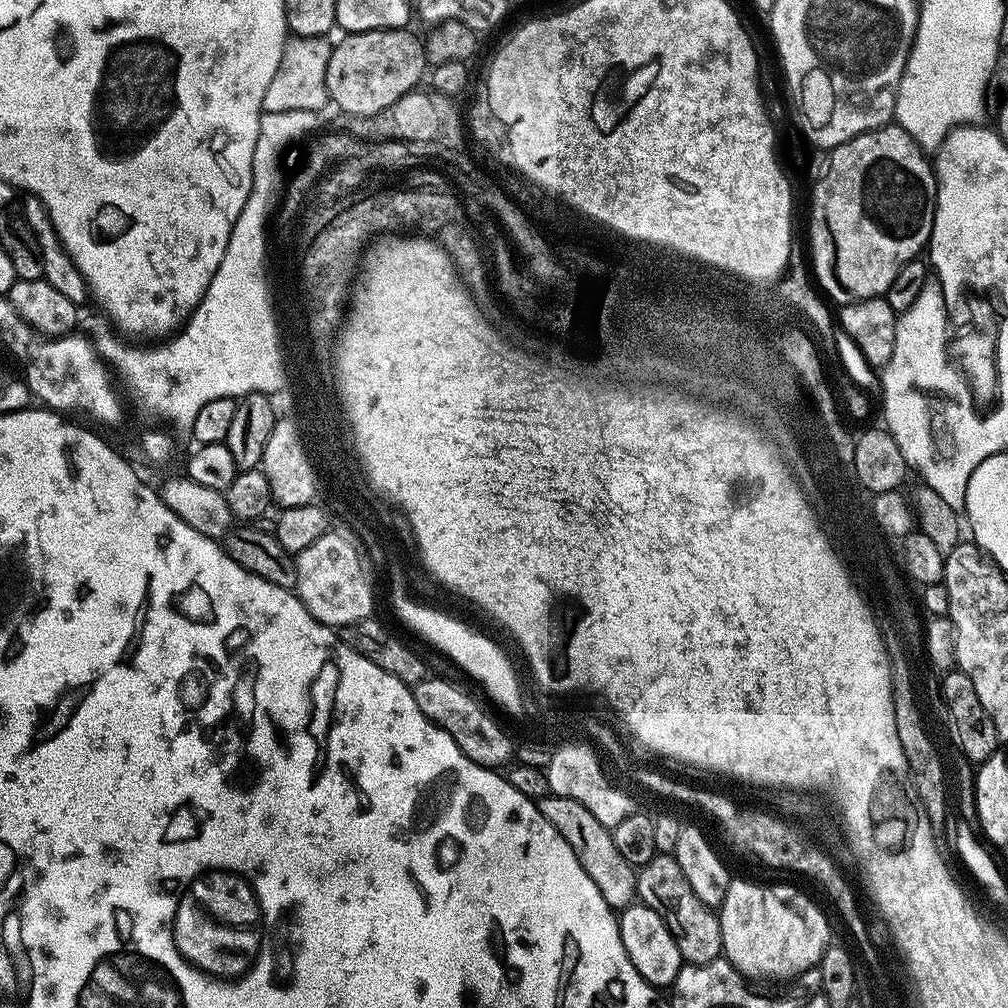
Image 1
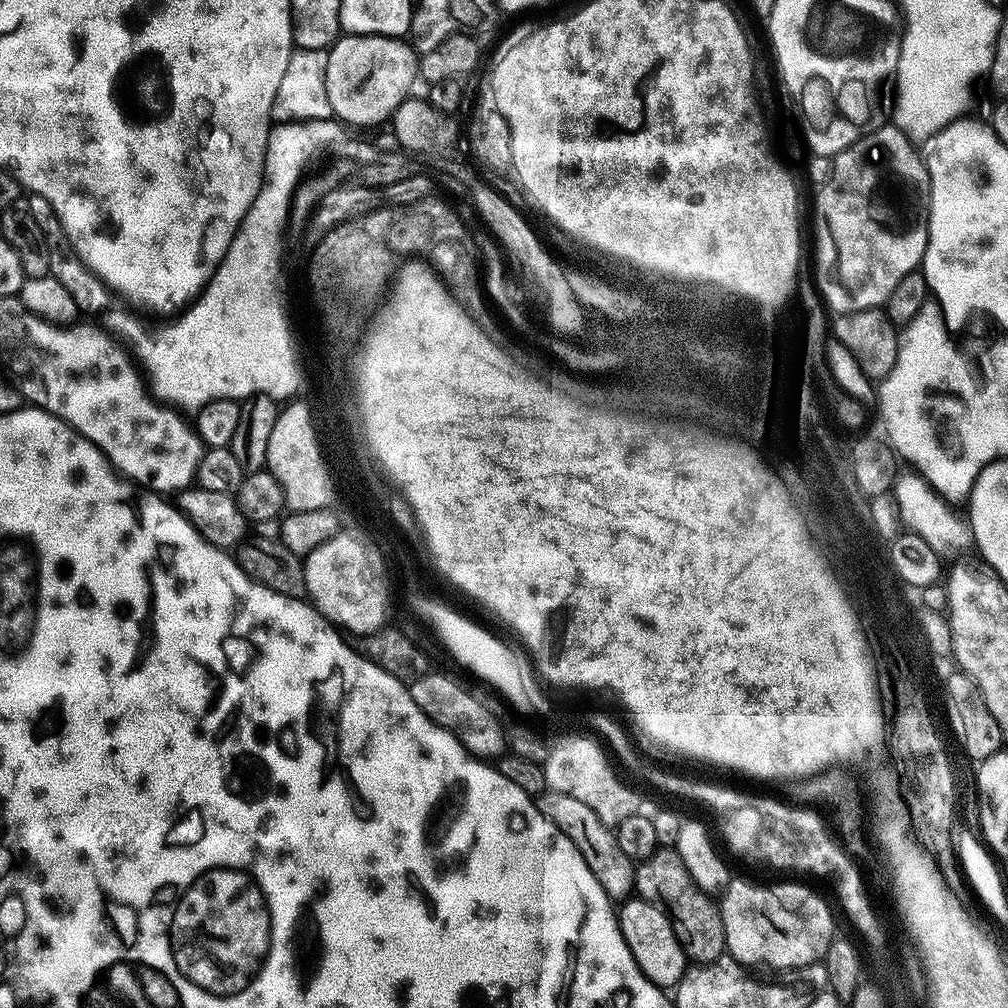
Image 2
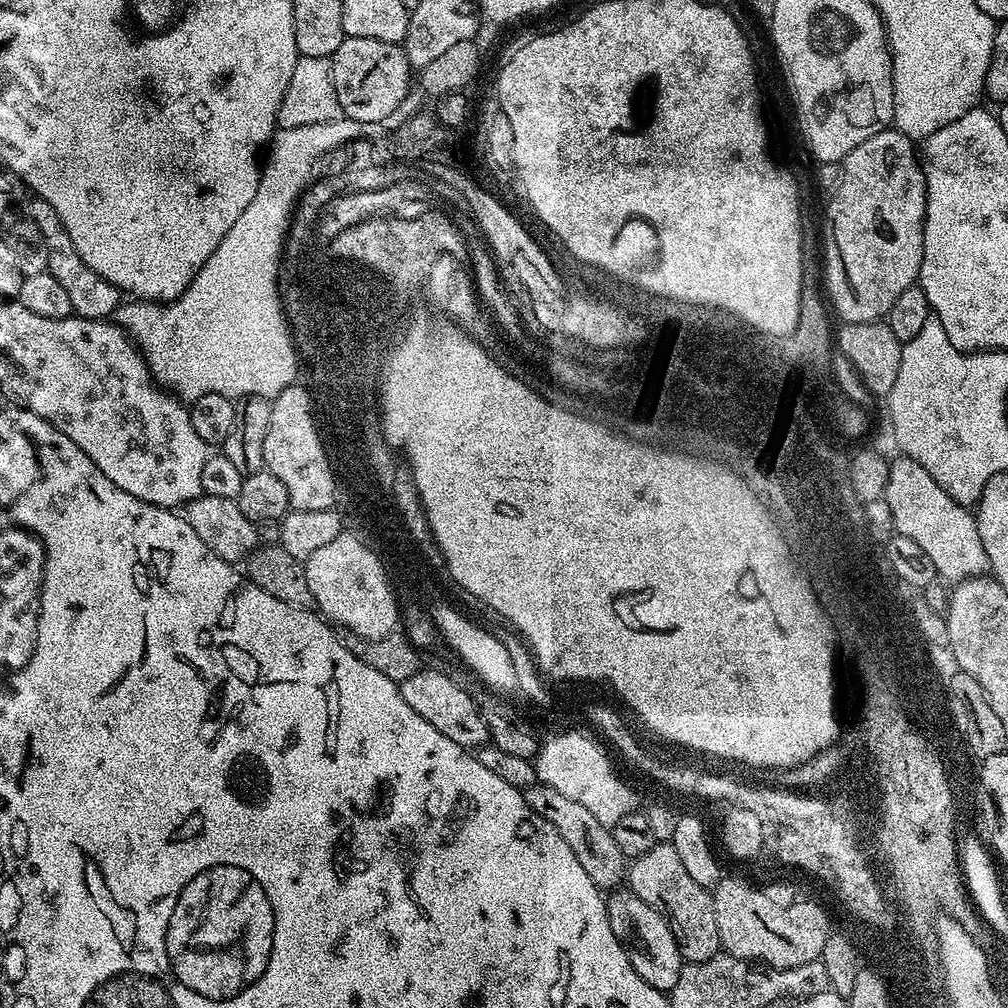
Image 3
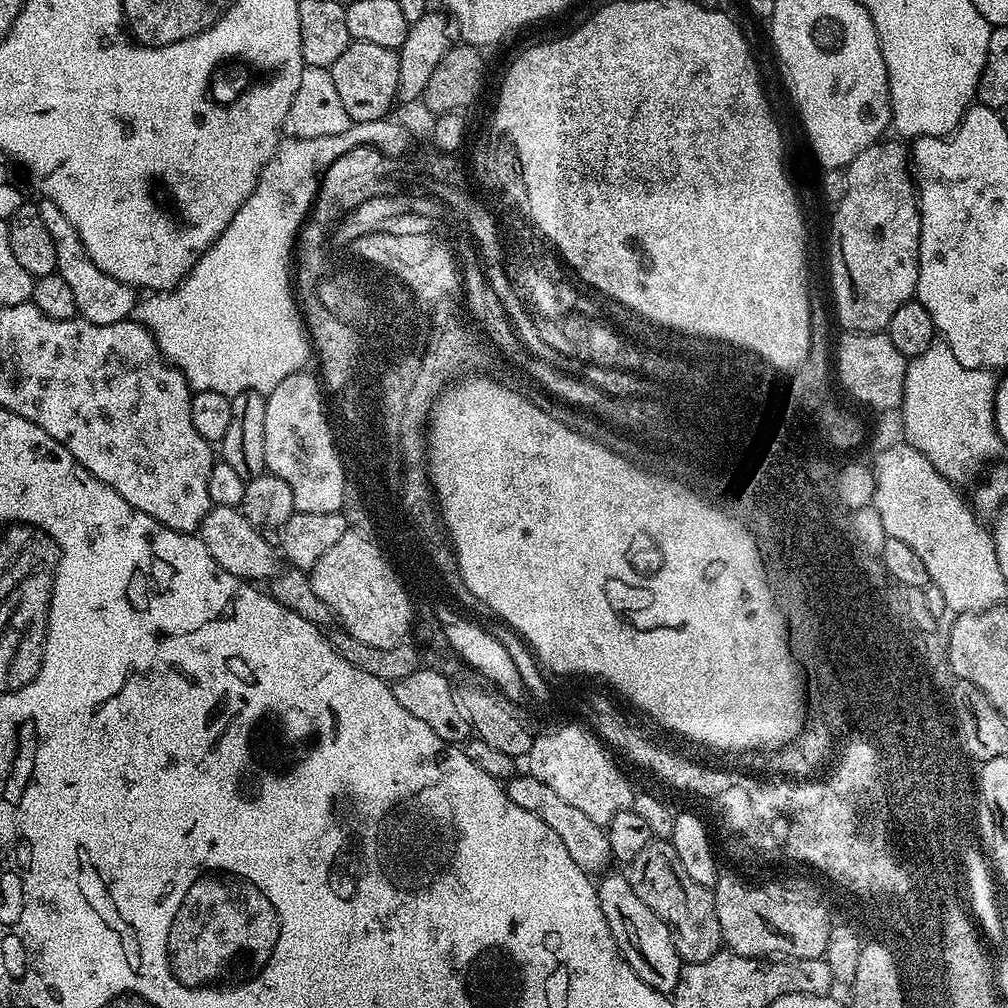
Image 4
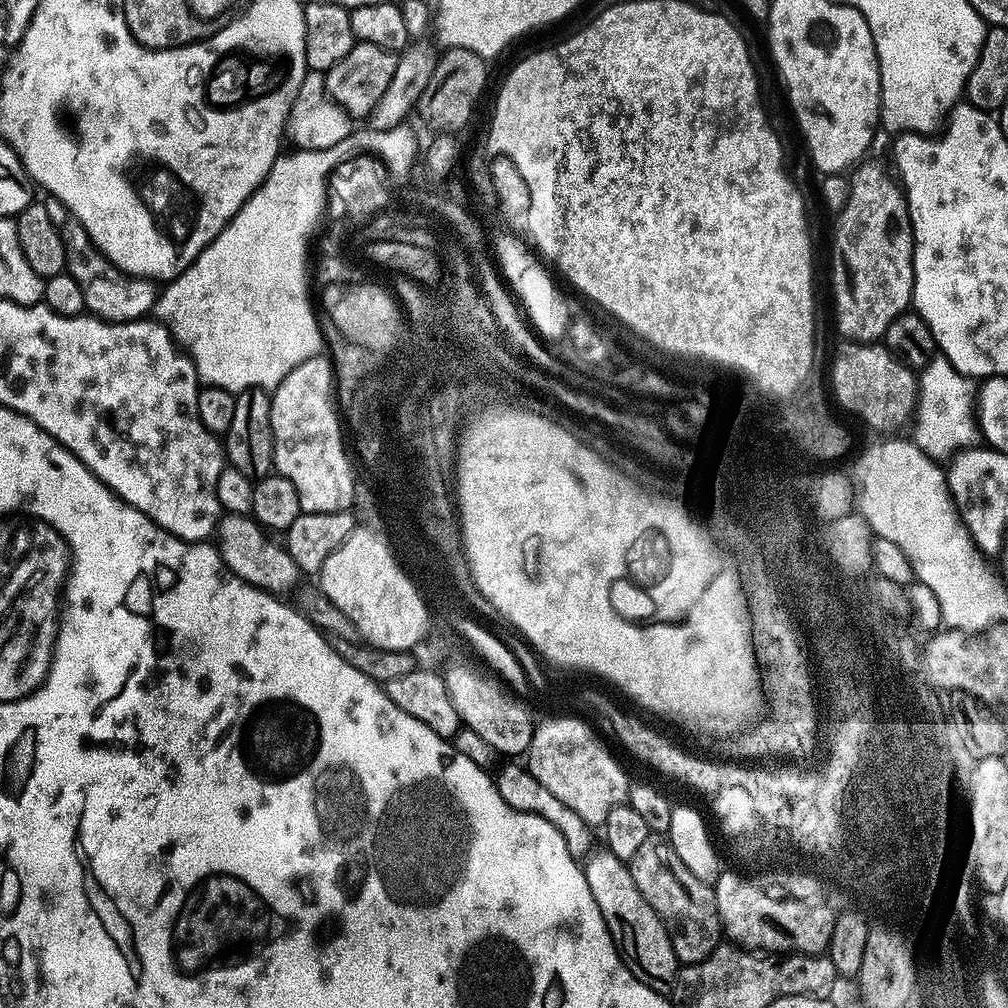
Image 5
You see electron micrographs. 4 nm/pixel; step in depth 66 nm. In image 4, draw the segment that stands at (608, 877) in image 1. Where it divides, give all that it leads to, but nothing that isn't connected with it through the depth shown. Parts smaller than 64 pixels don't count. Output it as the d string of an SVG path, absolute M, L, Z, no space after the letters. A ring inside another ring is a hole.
M517 774L507 781L506 791L510 802L514 802L514 806L522 806L530 814L542 818L542 822L546 822L546 826L550 826L550 830L554 830L554 834L562 838L562 846L566 846L570 858L574 858L574 866L578 866L589 874L600 874L607 869L604 868L607 864L613 863L607 831L598 822L586 818L582 810L570 806L570 802L554 794L554 790L546 786L546 782L542 782L537 776L531 774Z

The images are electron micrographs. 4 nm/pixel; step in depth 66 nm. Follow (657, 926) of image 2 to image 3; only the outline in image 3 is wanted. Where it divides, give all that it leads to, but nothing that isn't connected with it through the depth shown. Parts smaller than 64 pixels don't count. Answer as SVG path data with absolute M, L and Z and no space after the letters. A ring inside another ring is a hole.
M616 890L607 897L608 917L617 940L624 945L626 954L632 963L633 972L637 972L647 984L654 986L657 993L671 993L678 982L682 961L670 926L642 898L632 895L628 890Z

